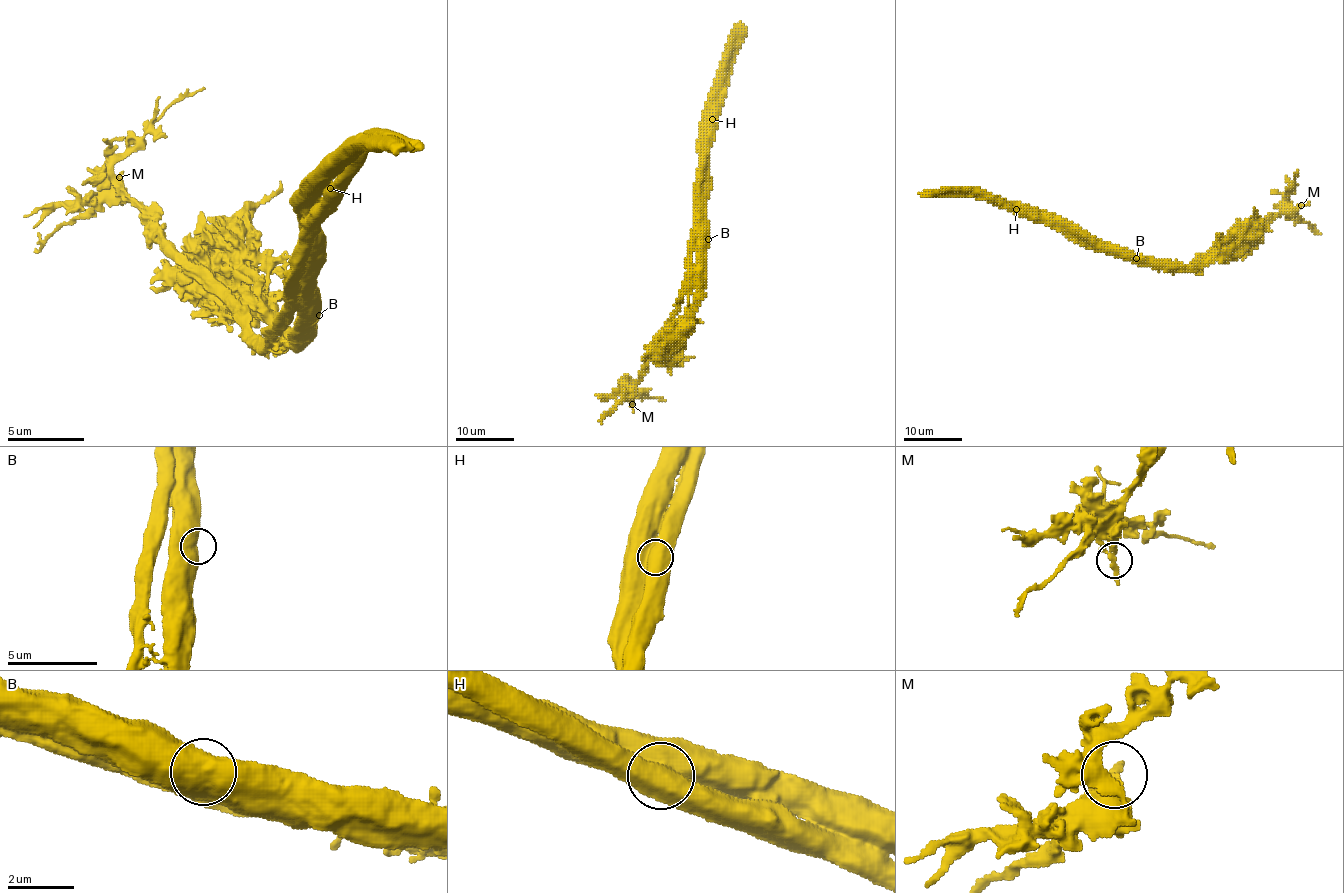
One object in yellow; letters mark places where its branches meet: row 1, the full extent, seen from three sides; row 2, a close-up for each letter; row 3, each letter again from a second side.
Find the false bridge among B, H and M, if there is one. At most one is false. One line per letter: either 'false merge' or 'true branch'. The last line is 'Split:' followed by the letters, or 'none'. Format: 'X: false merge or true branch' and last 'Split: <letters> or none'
B: true branch
H: false merge
M: true branch
Split: H

